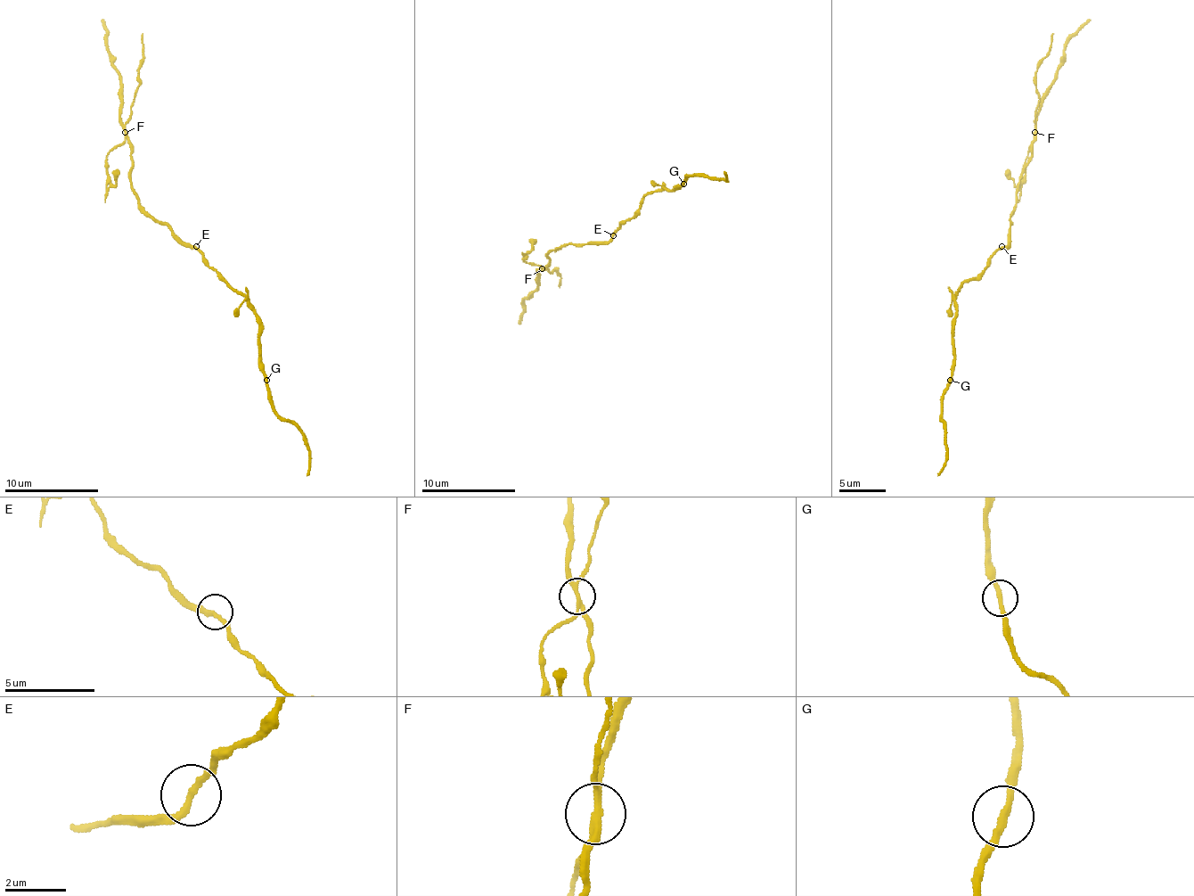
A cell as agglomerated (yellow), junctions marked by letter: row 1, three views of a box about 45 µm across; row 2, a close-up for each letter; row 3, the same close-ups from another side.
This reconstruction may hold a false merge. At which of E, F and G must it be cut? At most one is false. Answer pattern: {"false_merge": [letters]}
{"false_merge": ["F"]}

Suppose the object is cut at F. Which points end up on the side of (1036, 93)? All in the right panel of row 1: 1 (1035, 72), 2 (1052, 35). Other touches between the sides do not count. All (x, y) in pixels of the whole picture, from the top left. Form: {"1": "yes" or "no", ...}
{"1": "yes", "2": "yes"}

